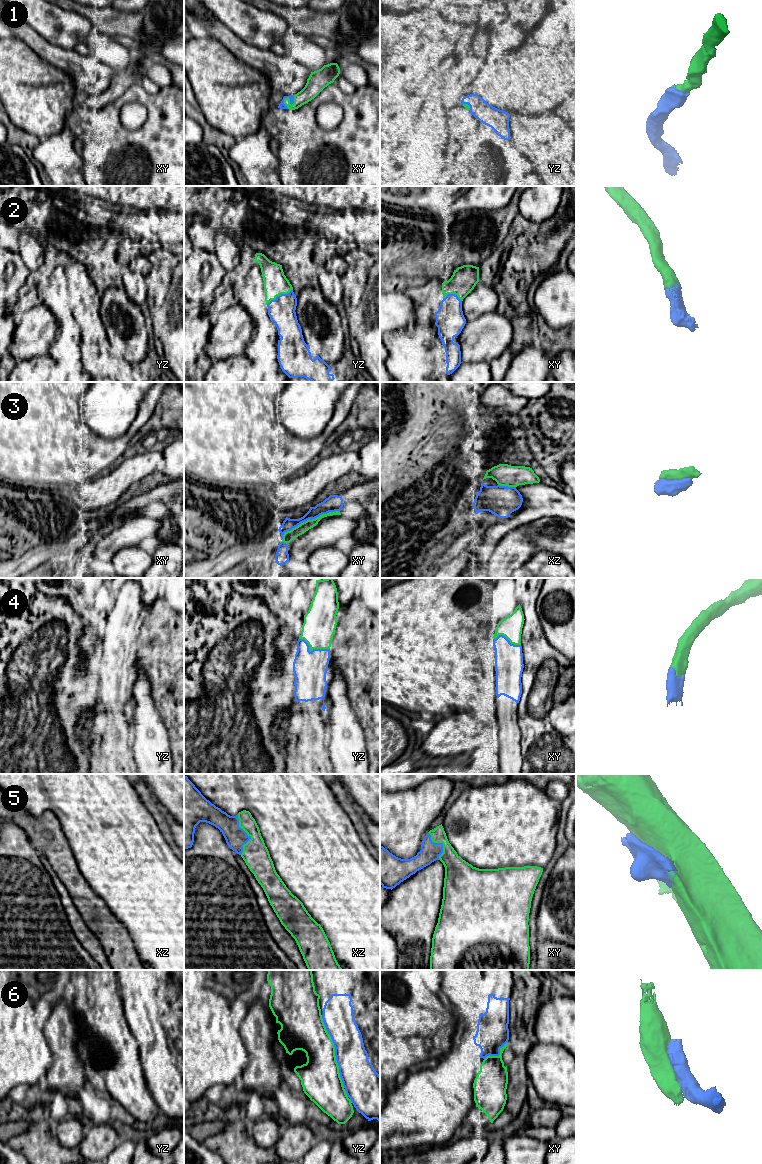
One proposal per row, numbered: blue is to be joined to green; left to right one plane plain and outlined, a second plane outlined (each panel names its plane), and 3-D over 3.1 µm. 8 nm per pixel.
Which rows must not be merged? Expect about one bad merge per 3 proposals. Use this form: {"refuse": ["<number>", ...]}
{"refuse": ["6"]}

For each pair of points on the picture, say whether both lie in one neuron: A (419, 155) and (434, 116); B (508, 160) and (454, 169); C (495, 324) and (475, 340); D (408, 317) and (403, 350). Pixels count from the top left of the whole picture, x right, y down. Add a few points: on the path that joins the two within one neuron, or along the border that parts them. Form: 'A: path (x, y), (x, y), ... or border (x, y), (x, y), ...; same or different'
A: path (429, 145), (434, 140), (434, 126); same
B: path (499, 145), (491, 139), (485, 139), (469, 154); same
C: path (490, 329), (480, 339); same
D: border (417, 319), (408, 327), (390, 333); different

